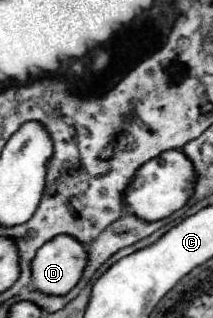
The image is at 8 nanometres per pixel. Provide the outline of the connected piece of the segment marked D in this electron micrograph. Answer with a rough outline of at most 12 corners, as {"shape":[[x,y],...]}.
{"shape":[[72,236],[48,240],[32,260],[32,286],[64,296],[88,254]]}

